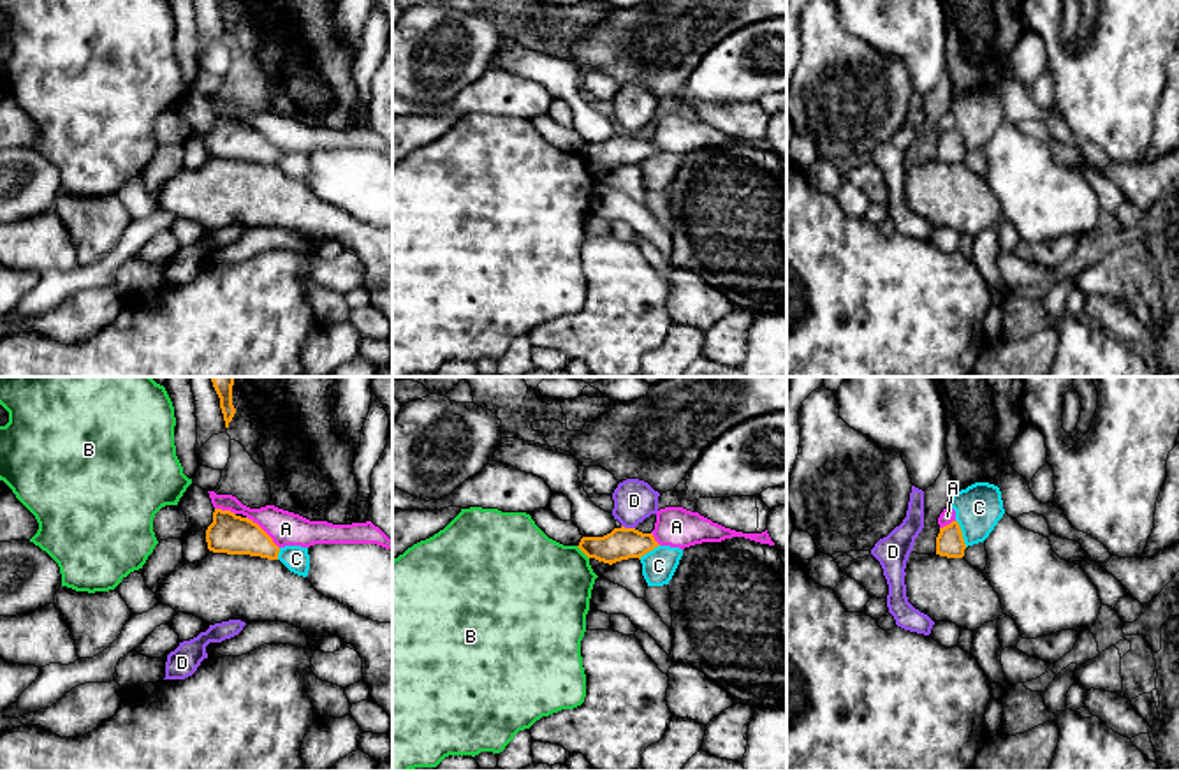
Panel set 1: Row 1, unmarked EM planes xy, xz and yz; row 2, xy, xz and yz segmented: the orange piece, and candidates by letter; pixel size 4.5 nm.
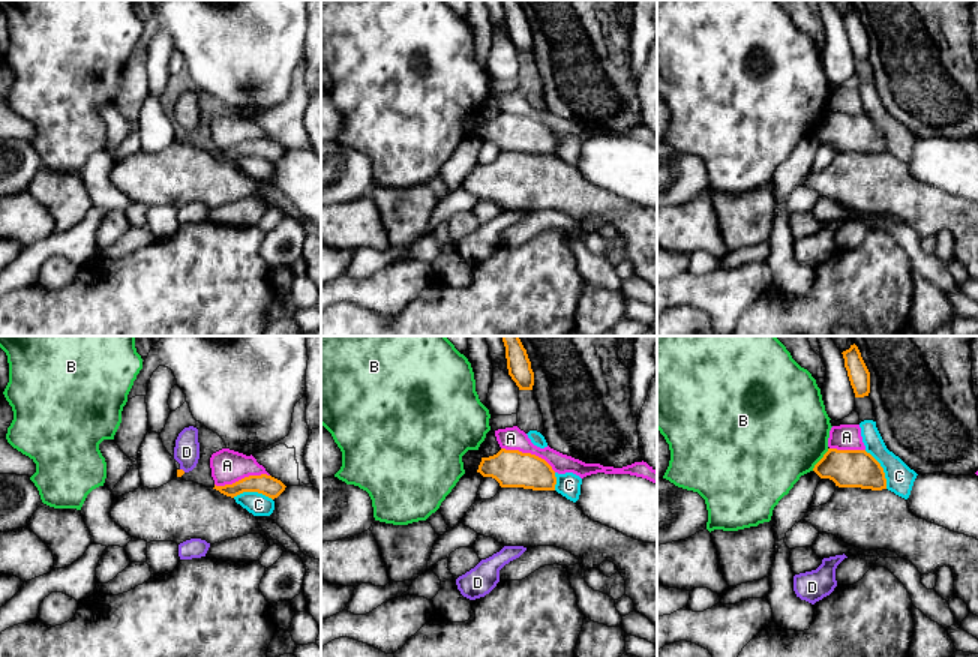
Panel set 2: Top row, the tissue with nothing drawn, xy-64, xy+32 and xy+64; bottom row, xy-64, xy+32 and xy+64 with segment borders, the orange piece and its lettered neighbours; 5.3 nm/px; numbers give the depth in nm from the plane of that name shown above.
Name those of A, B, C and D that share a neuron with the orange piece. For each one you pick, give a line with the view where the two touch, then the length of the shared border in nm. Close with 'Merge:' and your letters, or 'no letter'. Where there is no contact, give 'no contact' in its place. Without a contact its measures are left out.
Merge: no letter

